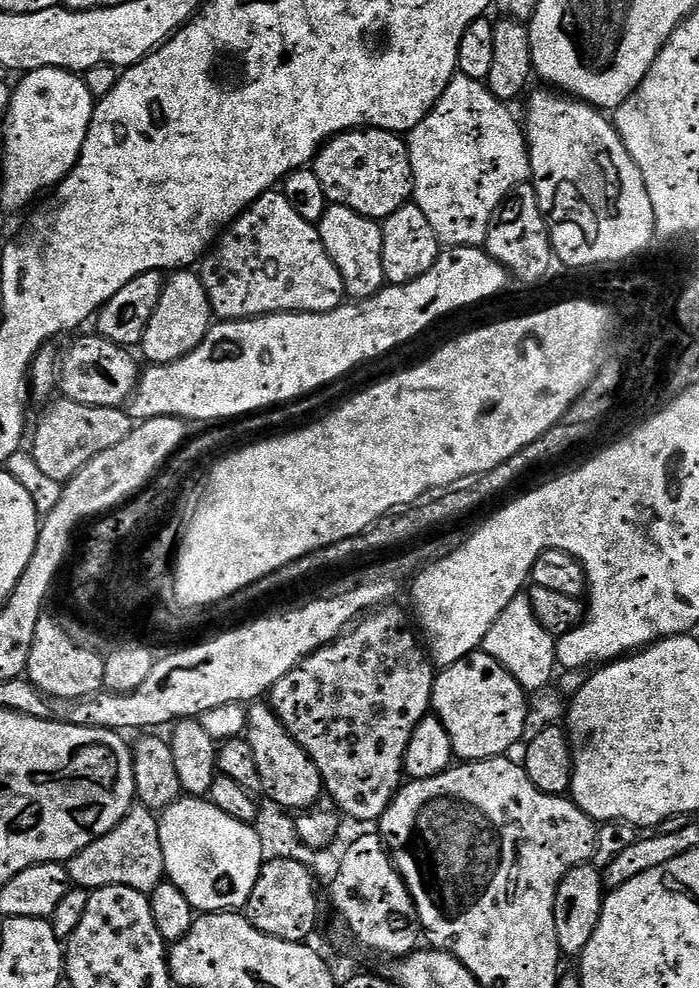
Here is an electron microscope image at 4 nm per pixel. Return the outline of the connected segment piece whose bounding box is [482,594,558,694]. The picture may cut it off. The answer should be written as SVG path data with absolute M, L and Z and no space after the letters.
M521 594L498 614L494 626L486 634L482 645L482 651L490 654L510 674L514 674L516 681L529 693L535 693L541 688L547 688L553 683L558 672L556 663L557 637L549 632L538 622L529 603L527 595Z

